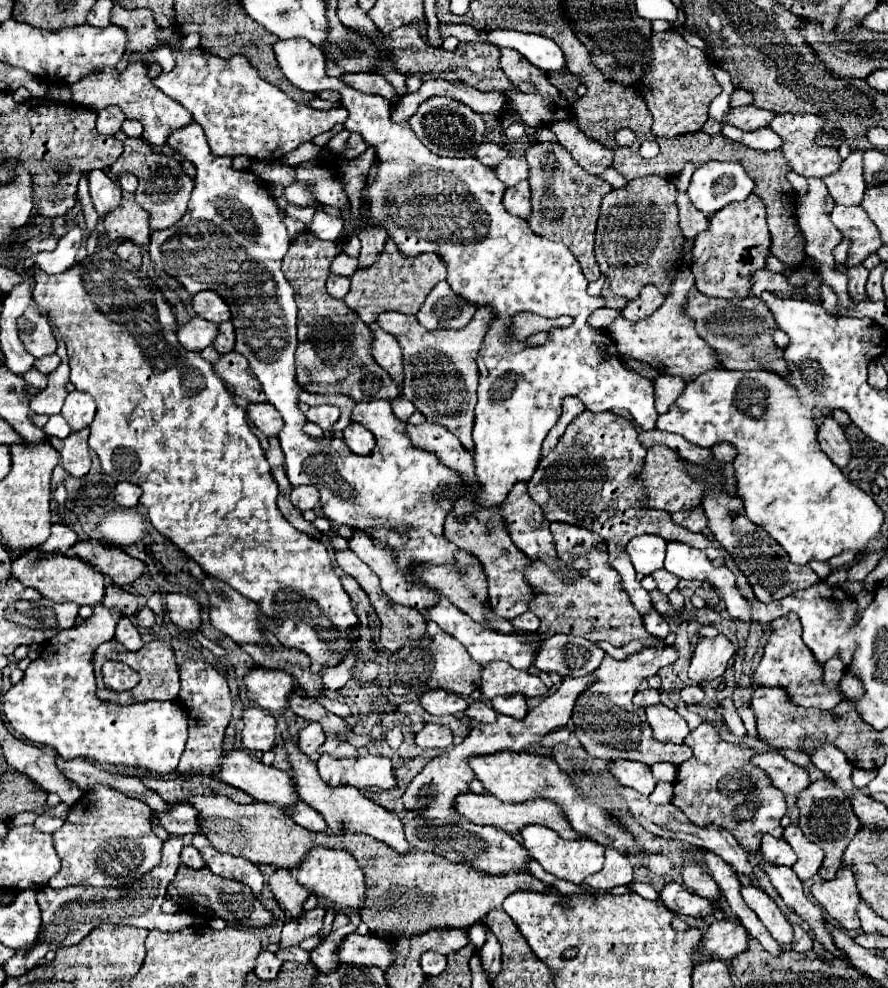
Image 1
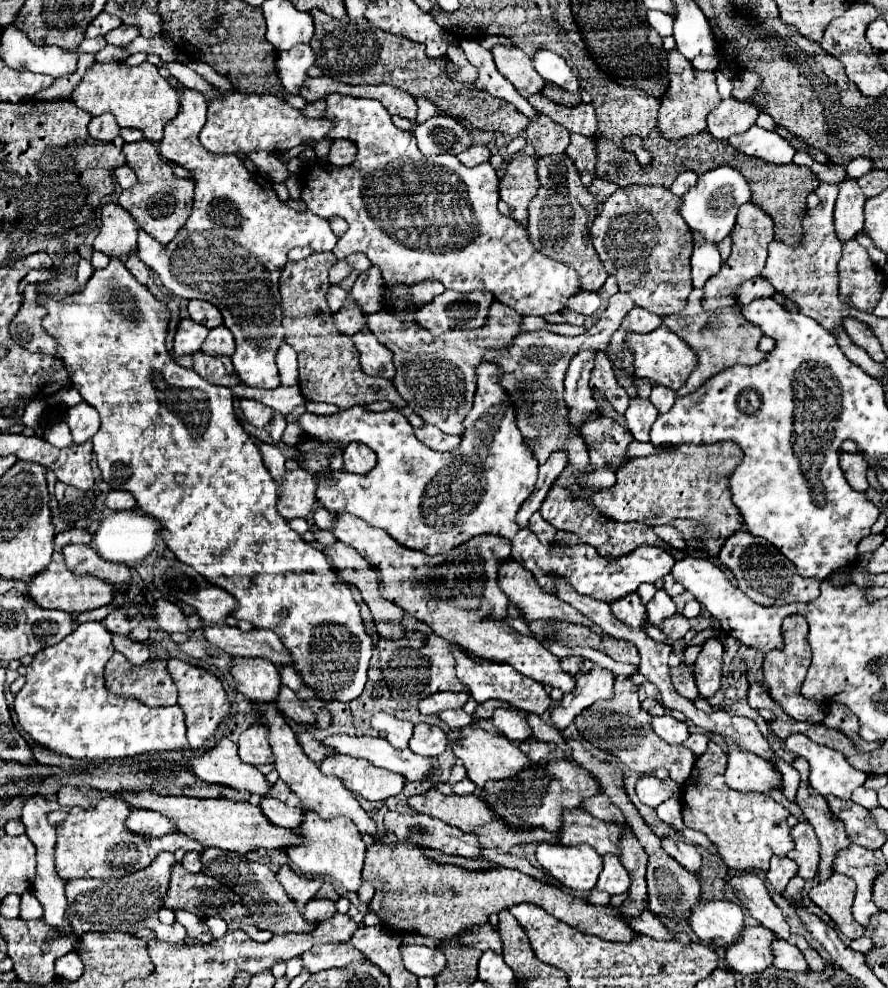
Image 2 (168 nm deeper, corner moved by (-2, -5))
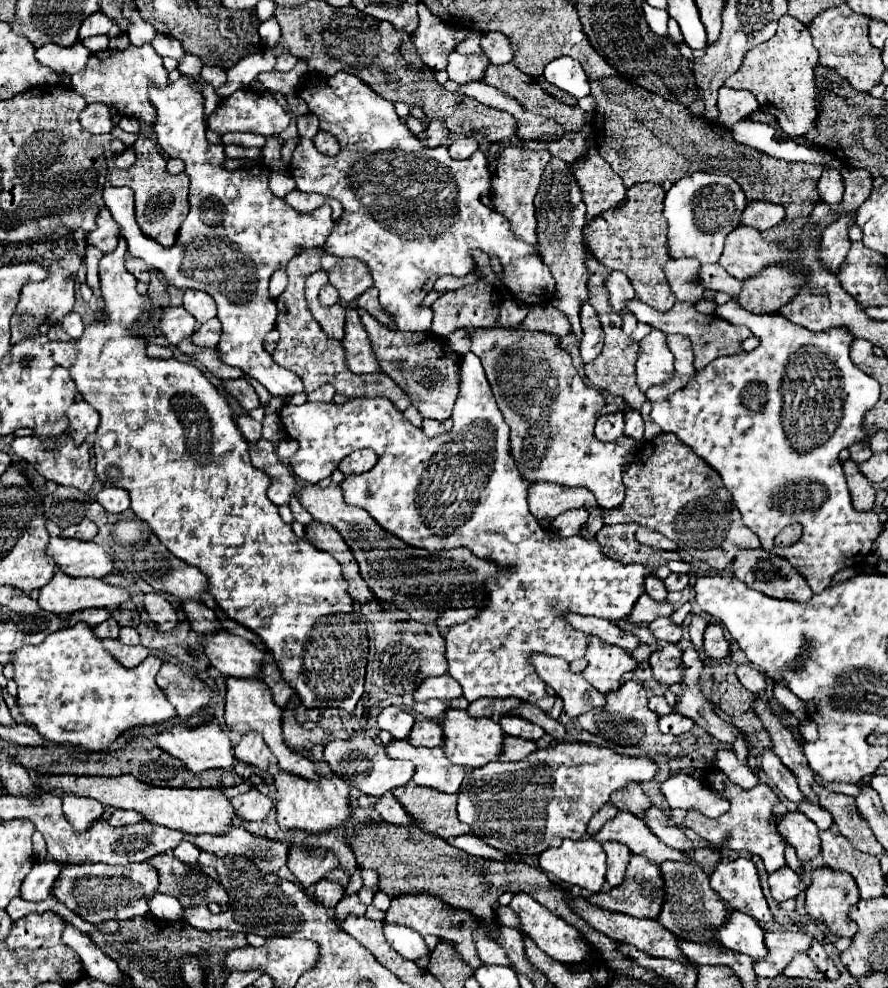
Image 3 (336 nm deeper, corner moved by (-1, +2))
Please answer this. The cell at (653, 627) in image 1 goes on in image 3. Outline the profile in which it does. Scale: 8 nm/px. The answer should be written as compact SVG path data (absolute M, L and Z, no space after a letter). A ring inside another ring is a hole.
M647 576L647 578L645 578L645 592L647 592L653 600L657 600L657 602L667 600L667 590L665 590L663 582L661 582L659 578L655 578L655 576Z

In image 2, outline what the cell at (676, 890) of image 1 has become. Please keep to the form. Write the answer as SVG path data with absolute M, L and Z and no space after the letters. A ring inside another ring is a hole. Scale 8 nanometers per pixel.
M700 901L692 909L690 925L704 943L726 947L740 939L744 911L730 901Z

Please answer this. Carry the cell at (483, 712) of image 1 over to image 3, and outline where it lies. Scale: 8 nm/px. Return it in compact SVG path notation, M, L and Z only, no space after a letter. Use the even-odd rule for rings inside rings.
M427 700L427 702L413 702L413 708L423 714L425 718L431 718L431 720L441 720L443 714L449 710L449 706L441 700Z

